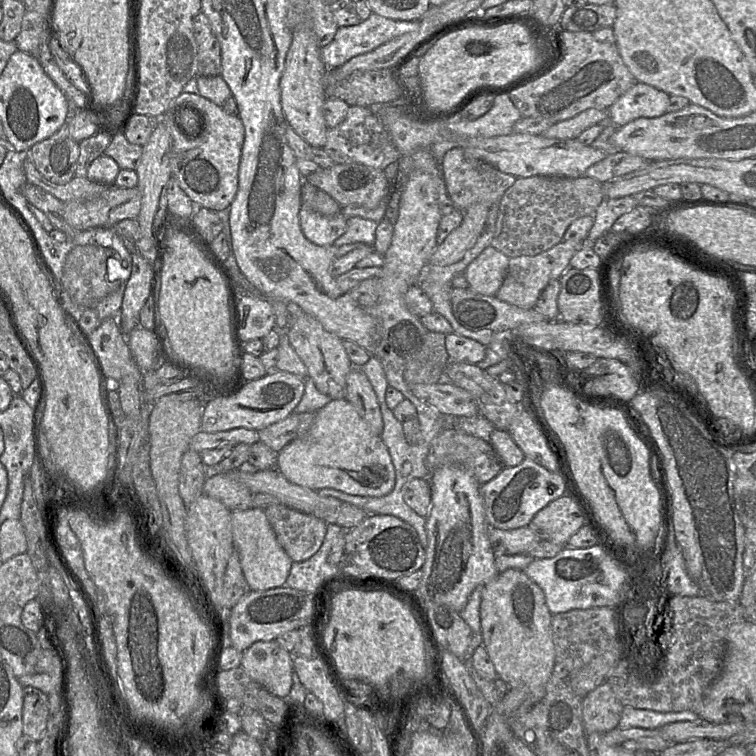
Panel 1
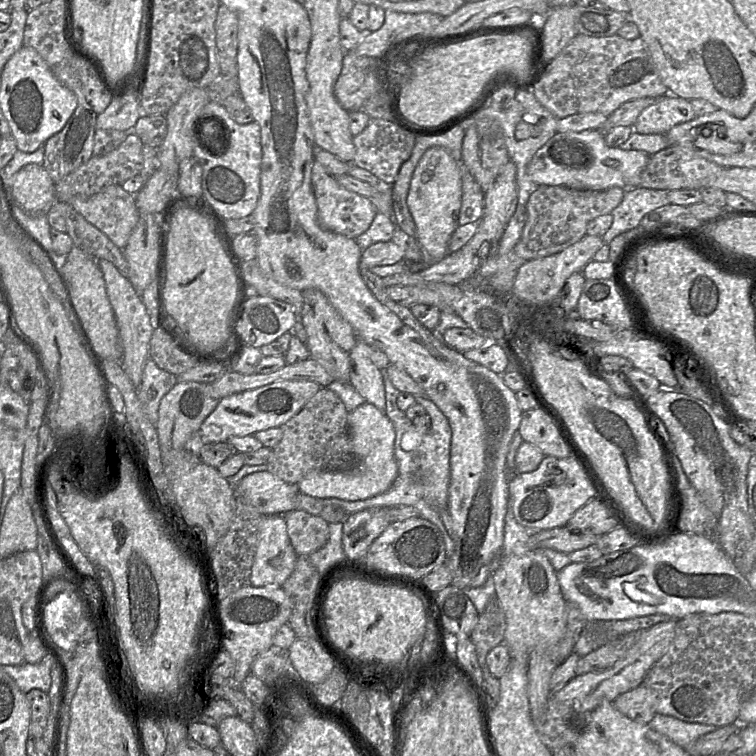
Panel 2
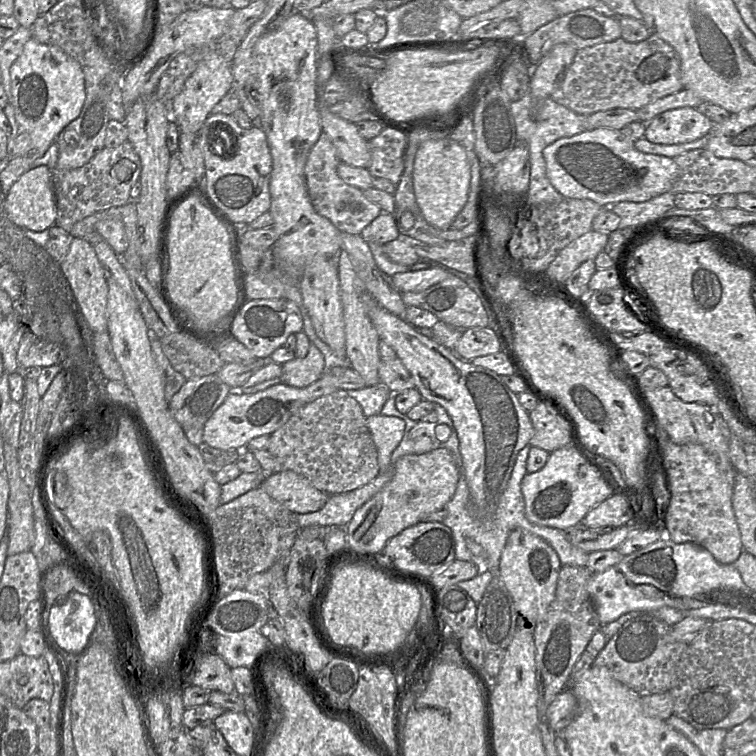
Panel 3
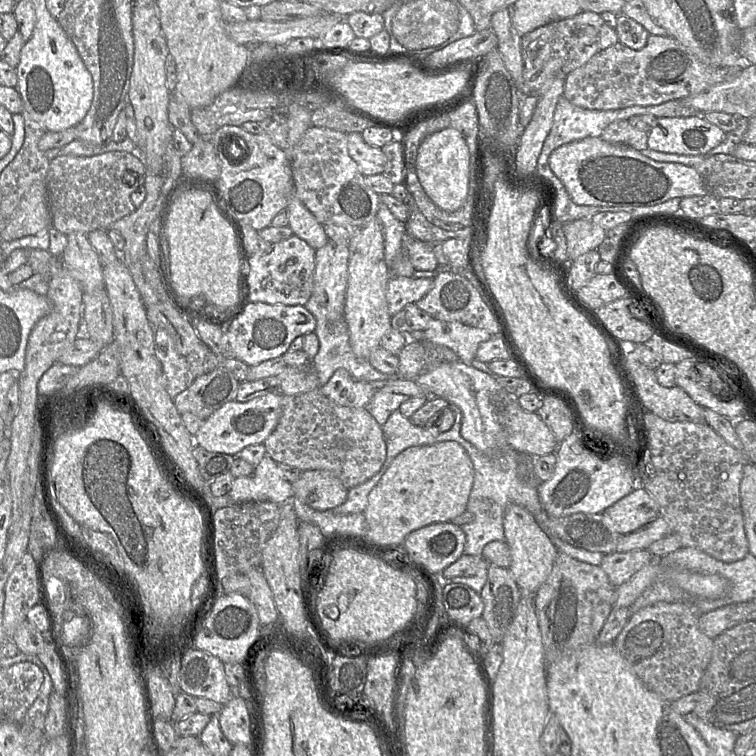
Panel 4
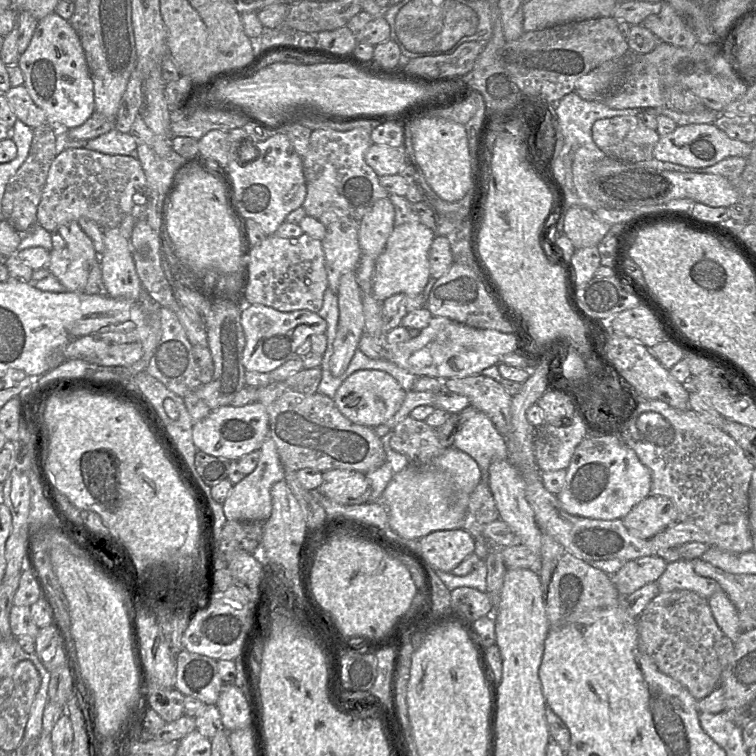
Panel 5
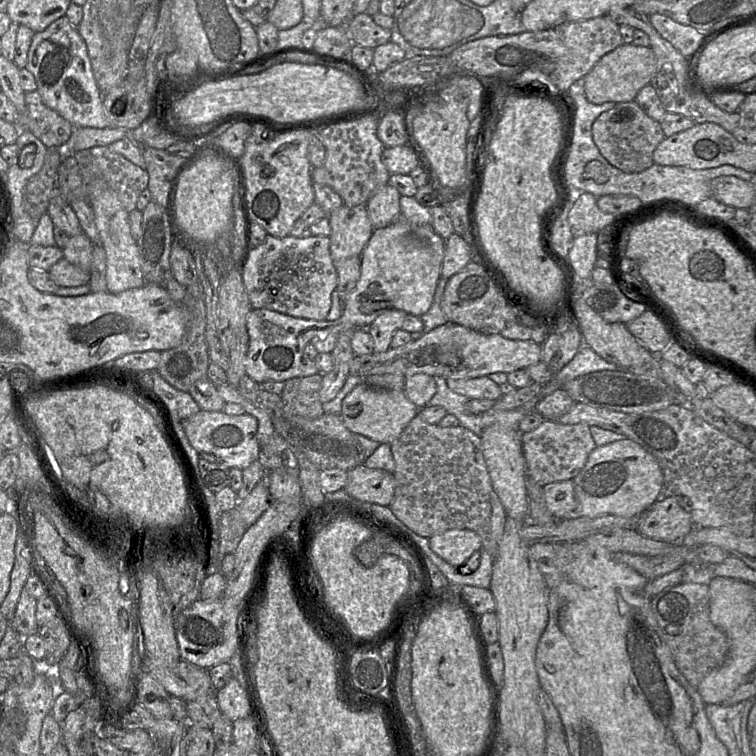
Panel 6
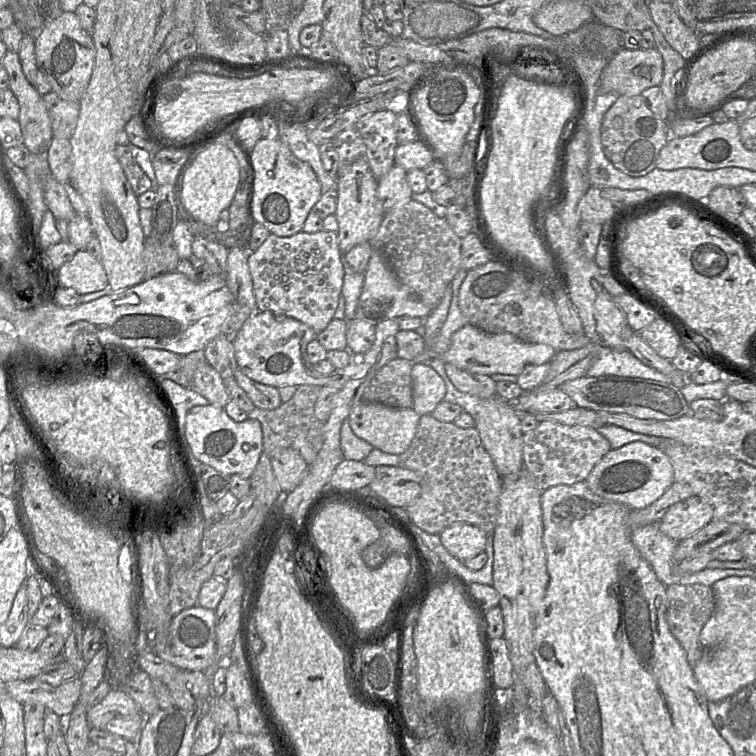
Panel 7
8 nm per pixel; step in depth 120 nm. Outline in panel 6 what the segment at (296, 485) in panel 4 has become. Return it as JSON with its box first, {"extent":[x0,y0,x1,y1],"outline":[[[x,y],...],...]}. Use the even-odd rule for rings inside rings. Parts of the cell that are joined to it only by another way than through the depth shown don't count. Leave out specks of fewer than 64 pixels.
{"extent":[344,464,395,506],"outline":[[[364,464],[348,471],[344,490],[352,498],[368,503],[389,506],[394,497],[395,477],[391,472],[372,469]]]}

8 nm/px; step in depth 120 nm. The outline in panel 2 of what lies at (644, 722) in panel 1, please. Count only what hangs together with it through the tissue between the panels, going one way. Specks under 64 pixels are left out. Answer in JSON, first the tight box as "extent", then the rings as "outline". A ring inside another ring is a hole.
{"extent":[648,713,717,748],"outline":[[[656,713],[648,725],[675,744],[689,748],[698,738],[717,729],[714,725],[690,723]]]}

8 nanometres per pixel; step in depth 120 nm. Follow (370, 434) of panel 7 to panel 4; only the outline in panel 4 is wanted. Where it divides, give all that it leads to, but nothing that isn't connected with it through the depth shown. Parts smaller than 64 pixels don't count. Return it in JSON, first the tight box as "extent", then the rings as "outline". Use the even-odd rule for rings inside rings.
{"extent":[319,369,376,408],"outline":[[[338,369],[329,381],[319,388],[324,396],[336,404],[354,408],[366,408],[376,391],[369,382],[355,379],[345,369]]]}

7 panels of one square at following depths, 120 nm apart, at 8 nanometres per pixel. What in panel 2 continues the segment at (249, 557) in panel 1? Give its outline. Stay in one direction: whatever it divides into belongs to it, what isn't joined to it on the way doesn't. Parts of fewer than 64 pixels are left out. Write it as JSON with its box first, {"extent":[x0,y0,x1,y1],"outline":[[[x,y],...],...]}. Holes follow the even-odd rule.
{"extent":[250,515,297,588],"outline":[[[264,515],[251,568],[250,586],[281,588],[294,571],[297,554],[283,516]]]}

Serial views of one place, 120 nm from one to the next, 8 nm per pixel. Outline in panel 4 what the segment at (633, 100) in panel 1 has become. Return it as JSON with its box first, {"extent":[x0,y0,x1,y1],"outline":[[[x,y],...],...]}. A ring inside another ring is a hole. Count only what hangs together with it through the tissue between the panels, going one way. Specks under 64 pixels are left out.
{"extent":[648,116,725,155],"outline":[[[702,116],[662,117],[648,133],[648,148],[663,153],[706,155],[723,142],[725,133]]]}

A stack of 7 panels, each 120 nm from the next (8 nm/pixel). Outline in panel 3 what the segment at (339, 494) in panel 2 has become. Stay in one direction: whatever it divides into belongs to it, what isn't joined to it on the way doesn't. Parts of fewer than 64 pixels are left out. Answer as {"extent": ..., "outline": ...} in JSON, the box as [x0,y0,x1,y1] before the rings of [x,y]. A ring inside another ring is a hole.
{"extent":[366,414,405,472],"outline":[[[382,414],[369,416],[366,422],[377,449],[379,472],[385,472],[391,454],[403,438],[405,423],[398,417]]]}

